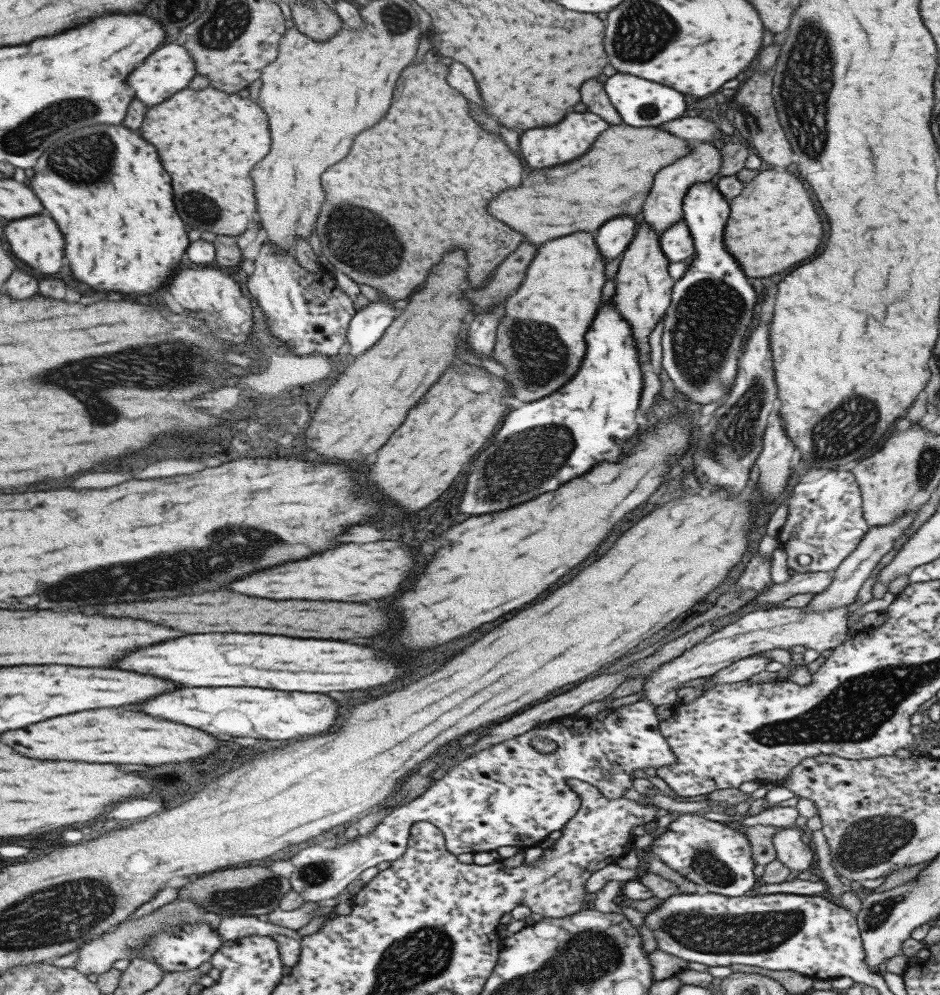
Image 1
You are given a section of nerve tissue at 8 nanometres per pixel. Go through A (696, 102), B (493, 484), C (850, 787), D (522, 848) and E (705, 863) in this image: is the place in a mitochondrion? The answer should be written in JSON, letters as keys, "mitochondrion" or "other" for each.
{"A":"other","B":"mitochondrion","C":"other","D":"other","E":"mitochondrion"}

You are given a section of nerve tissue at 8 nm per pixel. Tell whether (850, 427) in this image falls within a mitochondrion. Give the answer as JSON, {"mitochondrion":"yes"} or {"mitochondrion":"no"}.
{"mitochondrion":"yes"}

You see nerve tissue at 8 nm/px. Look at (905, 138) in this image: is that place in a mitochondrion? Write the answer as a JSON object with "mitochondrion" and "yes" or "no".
{"mitochondrion":"no"}

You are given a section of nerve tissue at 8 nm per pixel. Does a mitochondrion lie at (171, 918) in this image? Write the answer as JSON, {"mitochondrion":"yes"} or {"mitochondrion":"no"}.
{"mitochondrion":"yes"}

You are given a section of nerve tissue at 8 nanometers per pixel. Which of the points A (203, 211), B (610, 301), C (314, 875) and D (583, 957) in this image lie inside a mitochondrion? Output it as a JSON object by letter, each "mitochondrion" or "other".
{"A":"mitochondrion","B":"other","C":"mitochondrion","D":"mitochondrion"}

